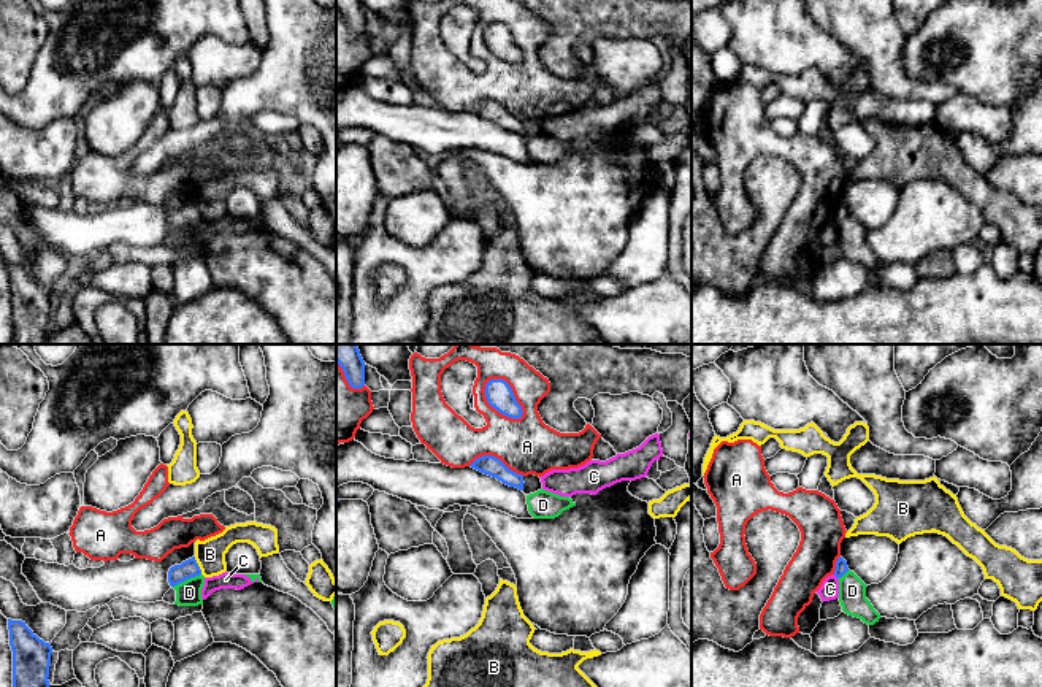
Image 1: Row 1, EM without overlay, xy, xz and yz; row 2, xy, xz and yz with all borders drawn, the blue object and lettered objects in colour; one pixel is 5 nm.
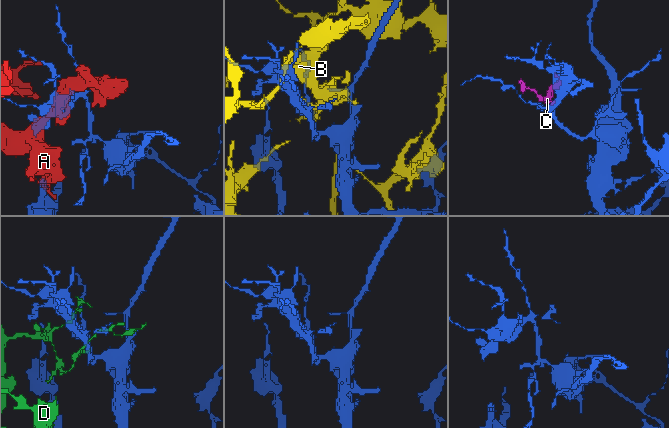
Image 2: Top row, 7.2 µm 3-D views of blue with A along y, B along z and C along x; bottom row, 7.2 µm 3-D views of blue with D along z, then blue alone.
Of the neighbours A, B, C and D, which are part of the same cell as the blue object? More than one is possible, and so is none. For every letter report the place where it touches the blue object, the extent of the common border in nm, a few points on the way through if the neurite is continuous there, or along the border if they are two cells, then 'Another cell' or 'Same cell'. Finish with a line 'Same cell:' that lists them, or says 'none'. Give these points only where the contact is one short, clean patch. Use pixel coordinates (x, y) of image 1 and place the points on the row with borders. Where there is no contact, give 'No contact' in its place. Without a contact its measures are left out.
A: Touches blue at xz (513, 394). Shared border 260 nm. Another cell
B: Touches blue at xy (197, 565). Shared border 100 nm. Another cell
C: Touches blue at yz (836, 576). Shared border 40 nm. Boundary: yz (833, 575), (838, 578). Another cell
D: Touches blue at xy (186, 579). Shared border 160 nm. Another cell
Same cell: none

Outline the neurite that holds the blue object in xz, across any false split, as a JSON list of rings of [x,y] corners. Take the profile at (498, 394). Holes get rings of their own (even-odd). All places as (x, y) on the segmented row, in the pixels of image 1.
[[[490,379],[485,384],[485,398],[492,408],[511,419],[520,419],[523,411],[511,386],[504,379]]]

